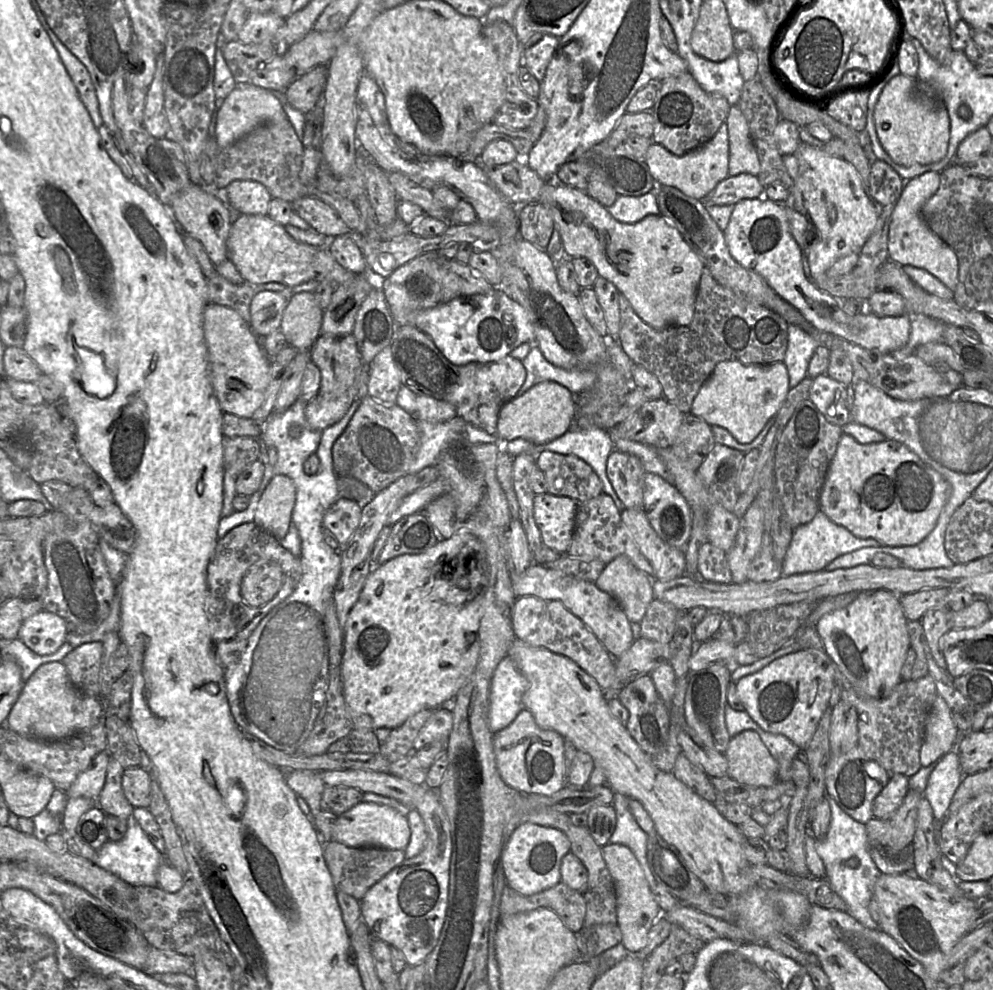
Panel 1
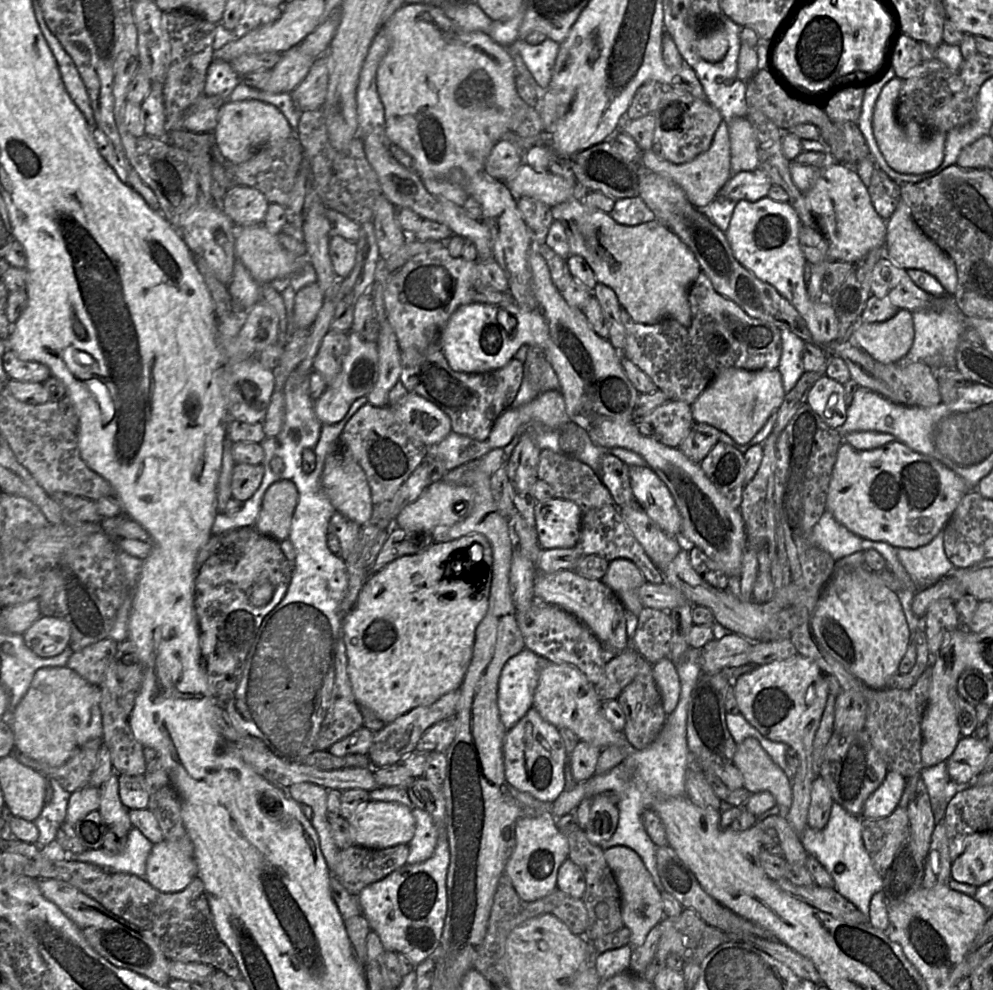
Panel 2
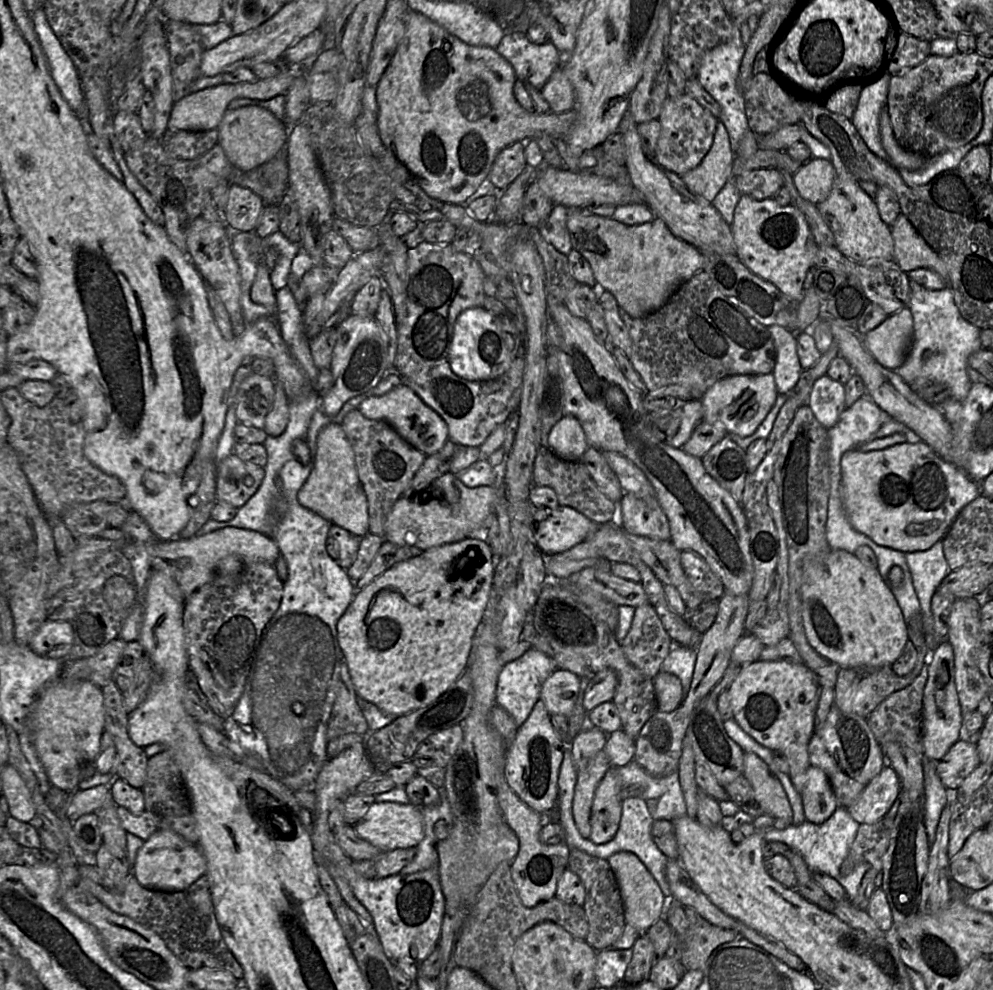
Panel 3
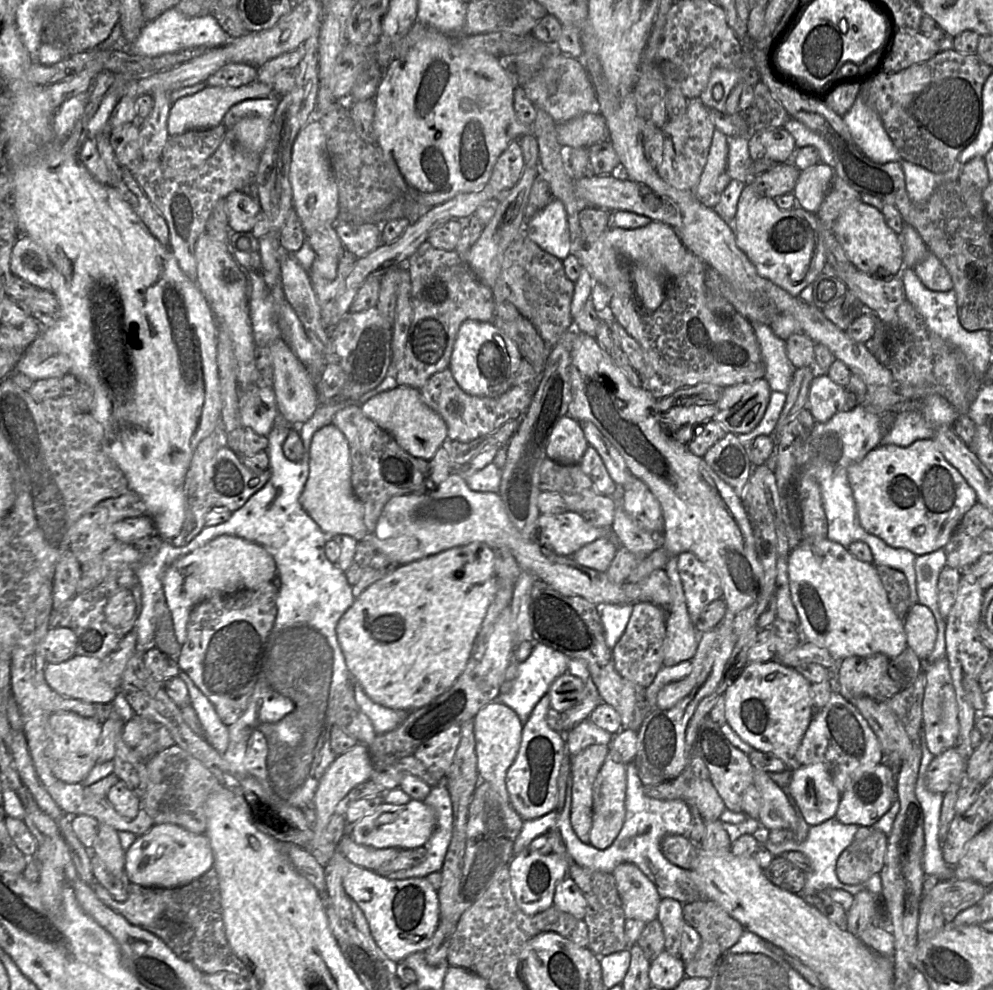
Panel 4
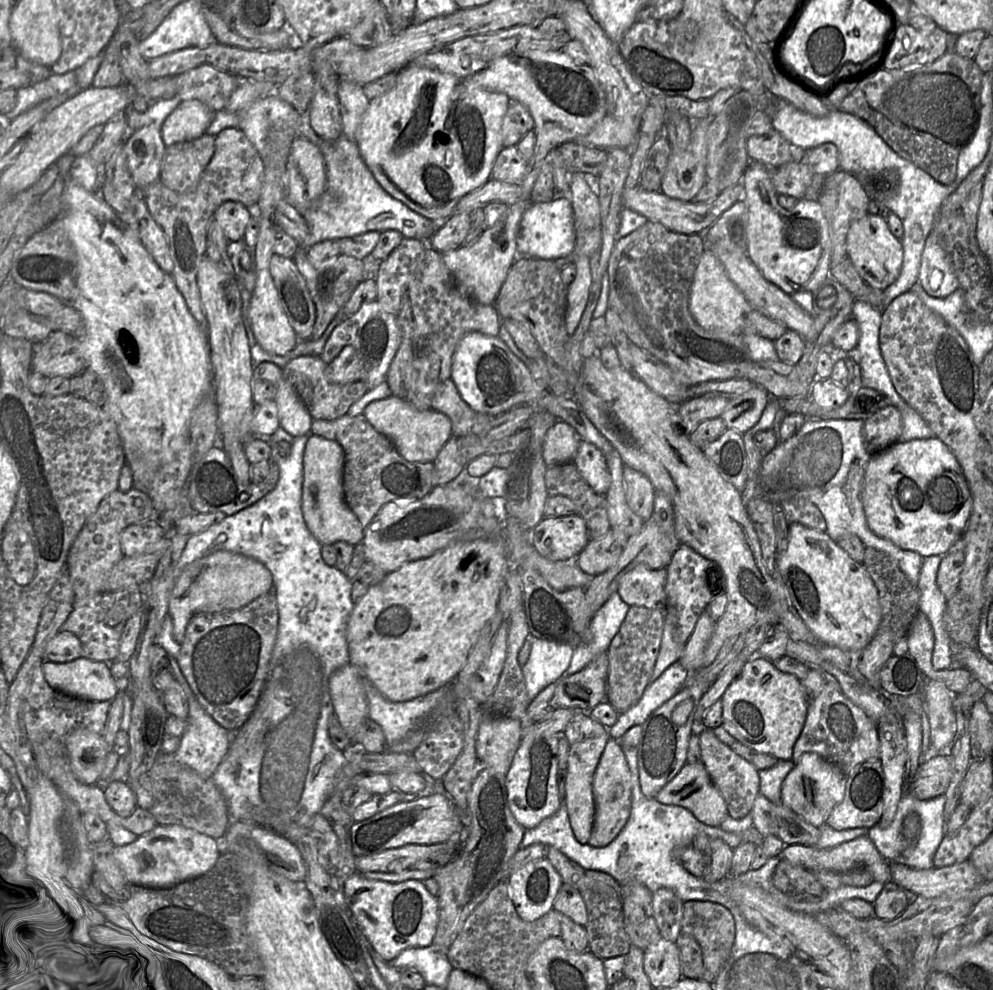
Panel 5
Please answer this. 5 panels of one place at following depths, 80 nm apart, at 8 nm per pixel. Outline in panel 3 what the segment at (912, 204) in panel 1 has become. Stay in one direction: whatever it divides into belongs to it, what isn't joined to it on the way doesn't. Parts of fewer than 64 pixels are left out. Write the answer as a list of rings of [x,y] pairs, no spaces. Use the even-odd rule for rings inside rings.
[[[900,213],[890,226],[894,248],[893,259],[904,272],[927,268],[939,274],[949,286],[946,264],[927,244],[908,218]]]

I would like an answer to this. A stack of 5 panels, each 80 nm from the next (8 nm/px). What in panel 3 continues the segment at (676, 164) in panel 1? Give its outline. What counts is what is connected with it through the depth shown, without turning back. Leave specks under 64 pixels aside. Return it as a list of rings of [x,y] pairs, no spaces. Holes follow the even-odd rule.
[[[719,121],[713,143],[704,159],[680,178],[694,195],[712,203],[732,177],[733,161],[734,154],[730,148],[728,132],[725,125]]]

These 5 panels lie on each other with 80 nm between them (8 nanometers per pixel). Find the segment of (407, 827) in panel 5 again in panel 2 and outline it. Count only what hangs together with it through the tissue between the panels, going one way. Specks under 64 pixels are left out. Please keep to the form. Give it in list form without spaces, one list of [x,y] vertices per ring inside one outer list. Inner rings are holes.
[[[369,801],[348,822],[354,846],[370,849],[409,844],[416,829],[409,807],[388,802]]]

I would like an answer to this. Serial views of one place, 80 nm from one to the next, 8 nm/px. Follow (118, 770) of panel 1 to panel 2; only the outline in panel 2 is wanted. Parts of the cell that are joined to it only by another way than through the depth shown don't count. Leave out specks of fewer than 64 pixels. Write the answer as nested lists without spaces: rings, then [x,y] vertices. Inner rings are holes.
[[[113,772],[101,788],[99,812],[106,828],[128,836],[132,826],[127,809],[119,797],[119,775]]]

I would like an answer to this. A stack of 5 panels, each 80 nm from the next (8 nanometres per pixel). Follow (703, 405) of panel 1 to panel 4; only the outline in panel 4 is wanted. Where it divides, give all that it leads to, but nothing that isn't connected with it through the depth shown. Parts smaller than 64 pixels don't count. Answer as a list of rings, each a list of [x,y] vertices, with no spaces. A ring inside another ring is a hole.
[[[765,378],[750,383],[741,383],[724,388],[721,398],[716,402],[717,412],[713,420],[720,423],[727,432],[746,434],[761,421],[770,400],[771,388]]]

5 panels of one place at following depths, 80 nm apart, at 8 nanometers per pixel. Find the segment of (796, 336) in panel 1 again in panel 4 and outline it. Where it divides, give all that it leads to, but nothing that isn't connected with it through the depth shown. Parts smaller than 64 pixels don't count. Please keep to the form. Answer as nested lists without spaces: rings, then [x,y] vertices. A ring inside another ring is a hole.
[[[751,322],[765,364],[765,379],[775,392],[787,393],[795,367],[786,352],[786,340],[777,337],[769,324]]]

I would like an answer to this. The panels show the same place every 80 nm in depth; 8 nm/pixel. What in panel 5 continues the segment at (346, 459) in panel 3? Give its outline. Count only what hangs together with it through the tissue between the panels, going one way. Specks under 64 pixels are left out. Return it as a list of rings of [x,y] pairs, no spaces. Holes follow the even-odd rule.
[[[310,435],[303,453],[302,511],[308,529],[321,545],[334,545],[336,542],[345,541],[356,546],[365,537],[366,529],[345,500],[344,462],[344,450],[337,441]]]

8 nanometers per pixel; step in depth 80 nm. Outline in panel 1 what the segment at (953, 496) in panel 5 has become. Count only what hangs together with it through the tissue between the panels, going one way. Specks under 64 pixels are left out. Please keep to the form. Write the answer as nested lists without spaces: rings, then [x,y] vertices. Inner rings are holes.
[[[842,434],[819,496],[820,511],[854,536],[874,539],[883,546],[913,546],[935,527],[950,493],[947,481],[908,447],[894,440],[860,444]]]

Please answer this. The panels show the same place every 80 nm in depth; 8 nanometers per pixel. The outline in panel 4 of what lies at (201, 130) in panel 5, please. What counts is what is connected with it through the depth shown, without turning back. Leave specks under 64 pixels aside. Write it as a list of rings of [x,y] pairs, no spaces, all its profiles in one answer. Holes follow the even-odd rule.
[[[254,81],[239,87],[209,87],[185,96],[172,104],[168,120],[169,136],[179,135],[190,130],[208,130],[220,126],[225,113],[231,106],[247,99],[272,97],[274,89],[271,85]]]

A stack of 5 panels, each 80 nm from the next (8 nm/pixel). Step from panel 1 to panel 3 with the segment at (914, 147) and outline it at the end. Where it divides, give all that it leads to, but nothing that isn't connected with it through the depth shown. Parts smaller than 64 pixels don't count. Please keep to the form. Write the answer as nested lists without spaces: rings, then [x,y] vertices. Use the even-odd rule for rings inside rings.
[[[883,107],[879,115],[879,133],[881,144],[895,167],[903,167],[908,170],[922,168],[931,157],[922,153],[913,152],[902,147],[896,140],[891,125],[887,107]]]

